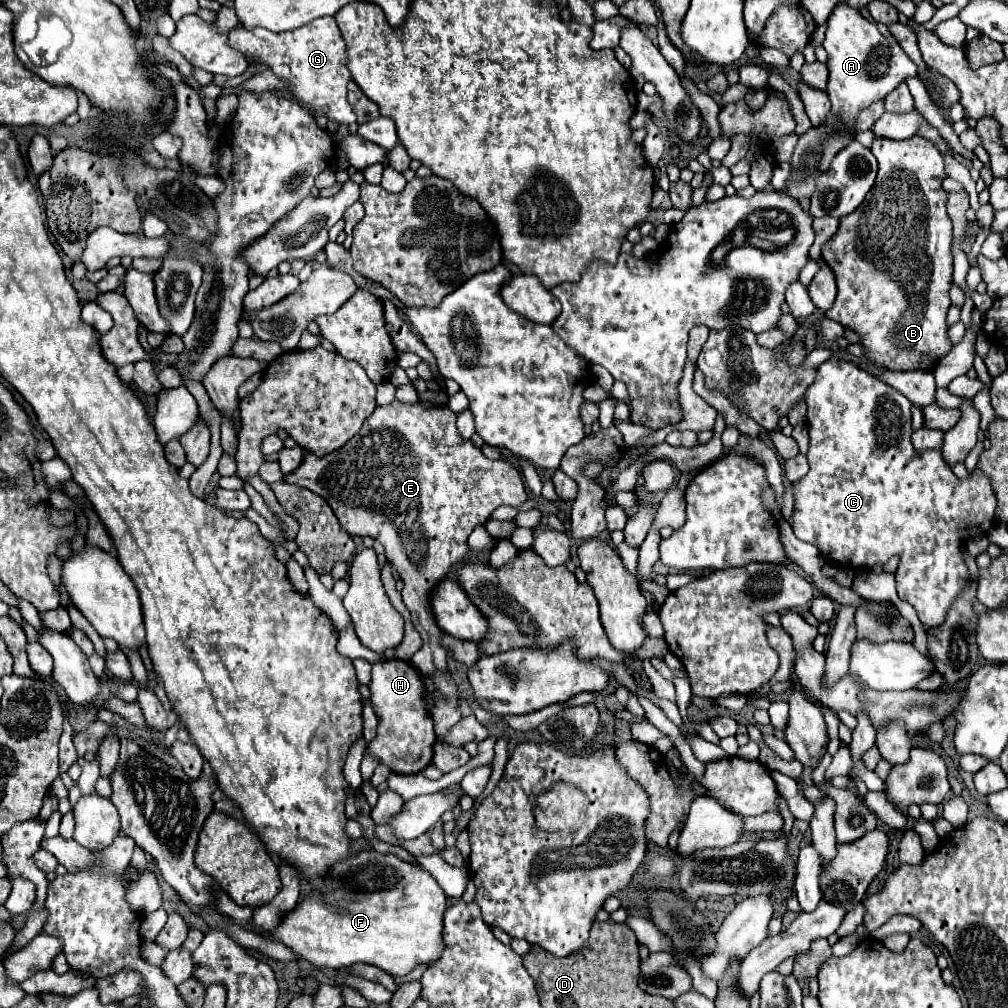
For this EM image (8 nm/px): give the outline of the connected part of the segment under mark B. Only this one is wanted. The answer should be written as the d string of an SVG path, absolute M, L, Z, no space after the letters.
M875 136L871 152L879 162L875 188L851 216L843 216L837 234L823 246L823 260L837 280L837 300L825 316L859 334L865 356L871 362L889 370L919 370L923 356L931 356L931 360L939 362L953 348L947 336L947 310L951 306L949 286L953 276L953 256L949 248L953 226L945 212L945 190L941 188L941 180L947 176L945 164L935 144L921 136L907 140Z

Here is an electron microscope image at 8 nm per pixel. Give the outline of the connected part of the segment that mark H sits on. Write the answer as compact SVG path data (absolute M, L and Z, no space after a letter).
M379 660L373 664L369 684L371 704L377 714L377 734L367 744L367 754L381 766L401 776L423 772L431 764L433 744L437 742L429 708L425 706L425 684L421 672L407 660Z

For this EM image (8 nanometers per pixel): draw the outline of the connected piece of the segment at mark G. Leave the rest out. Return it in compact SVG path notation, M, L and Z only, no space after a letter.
M333 16L317 18L297 30L271 32L265 28L235 28L229 32L229 44L247 58L255 58L267 64L277 78L287 84L291 100L305 104L313 110L313 116L327 116L339 124L353 124L355 112L347 102L347 84L351 74L345 66L345 42Z

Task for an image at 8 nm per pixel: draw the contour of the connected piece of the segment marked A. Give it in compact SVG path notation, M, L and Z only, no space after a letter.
M847 2L833 8L827 20L823 48L829 54L827 94L833 106L825 124L811 128L807 134L799 138L795 146L795 152L791 158L793 172L791 172L791 178L787 180L785 192L797 200L803 196L809 198L813 194L815 176L825 172L831 164L831 158L853 140L851 130L855 126L857 112L861 112L863 108L871 106L877 100L883 100L891 90L895 90L901 82L905 82L905 78L917 76L915 62L903 52L897 38L893 34L889 36L881 34L875 20L865 18L859 10L851 8Z

